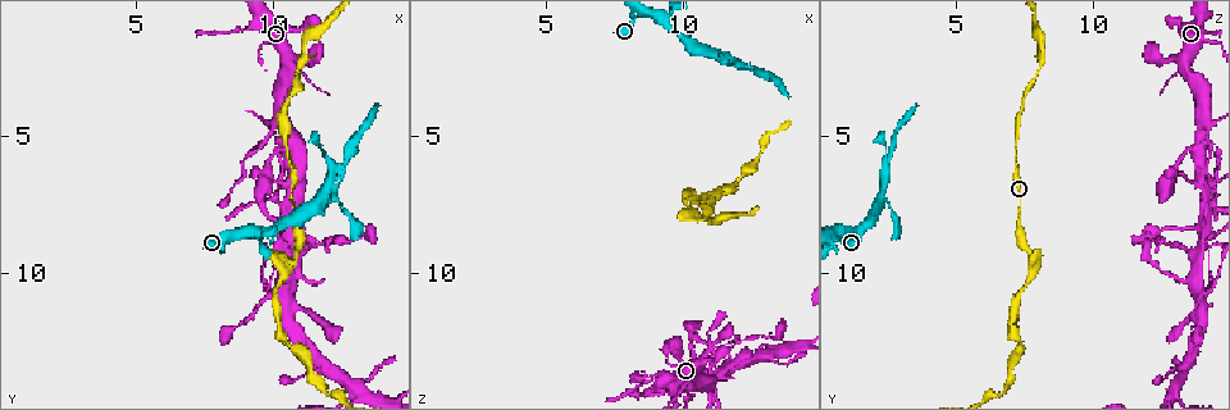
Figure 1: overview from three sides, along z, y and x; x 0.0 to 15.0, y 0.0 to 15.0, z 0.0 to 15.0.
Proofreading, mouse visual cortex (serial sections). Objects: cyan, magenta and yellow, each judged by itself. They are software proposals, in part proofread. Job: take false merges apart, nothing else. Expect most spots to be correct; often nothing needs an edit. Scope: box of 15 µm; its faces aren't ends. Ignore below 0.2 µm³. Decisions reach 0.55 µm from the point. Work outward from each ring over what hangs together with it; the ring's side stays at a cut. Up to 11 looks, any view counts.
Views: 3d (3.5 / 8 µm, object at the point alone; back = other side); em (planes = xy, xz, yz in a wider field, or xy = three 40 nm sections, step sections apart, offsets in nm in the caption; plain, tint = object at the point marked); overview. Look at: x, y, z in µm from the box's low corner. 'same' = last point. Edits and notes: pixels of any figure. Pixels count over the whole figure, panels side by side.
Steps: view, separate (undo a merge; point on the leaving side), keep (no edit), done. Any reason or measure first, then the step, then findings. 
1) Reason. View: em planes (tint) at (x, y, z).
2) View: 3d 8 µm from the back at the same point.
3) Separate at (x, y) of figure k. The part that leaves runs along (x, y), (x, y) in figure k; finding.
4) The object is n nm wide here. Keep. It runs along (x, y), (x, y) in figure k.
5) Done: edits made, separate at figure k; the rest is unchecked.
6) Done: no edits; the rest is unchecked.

Small branch off a trunk. View: 3d 3.5 µm at (10.9, 6.7, 14.2).

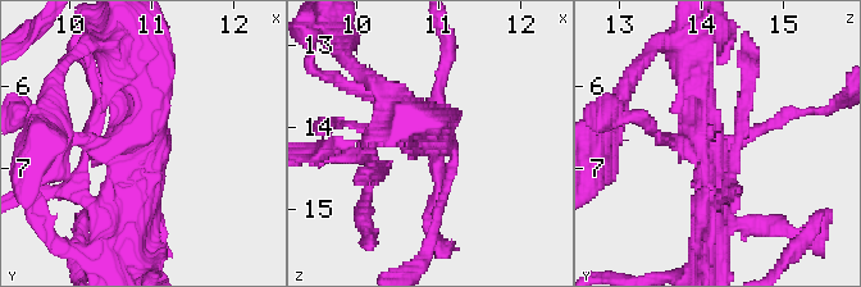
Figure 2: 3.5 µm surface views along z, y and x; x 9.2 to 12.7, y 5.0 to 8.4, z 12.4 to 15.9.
Need the tissue. View: em planes (tint) at (10.95, 6.65, 14.10).

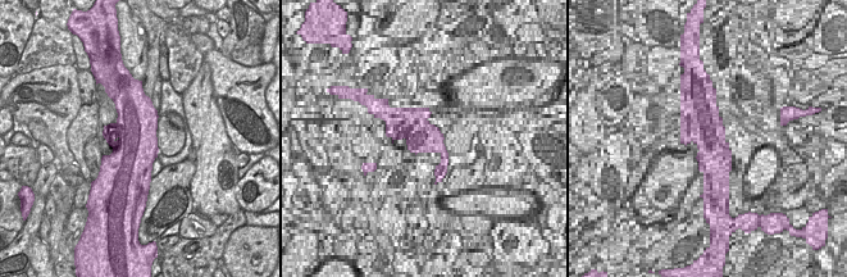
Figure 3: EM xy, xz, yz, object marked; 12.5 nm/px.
Keep. It runs along (692, 64), (713, 150), (709, 222) in figure 2; one cell here.

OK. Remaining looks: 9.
Four or more arms meet. View: em planes (tint) at (10.8, 8.8, 14.1).

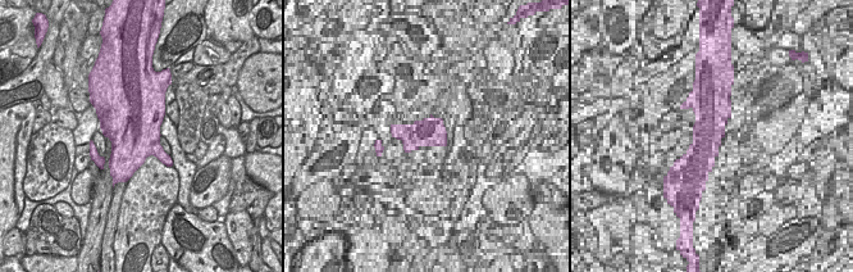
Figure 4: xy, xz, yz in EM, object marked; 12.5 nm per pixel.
Wider look. View: 3d 3.5 µm from the back at the same point.

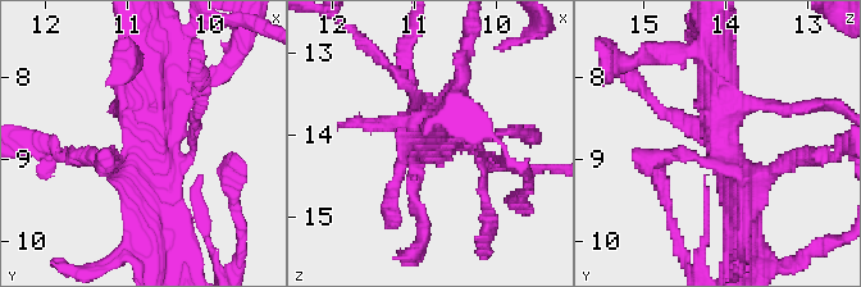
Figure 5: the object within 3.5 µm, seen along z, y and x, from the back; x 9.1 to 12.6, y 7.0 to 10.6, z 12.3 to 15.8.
Keep. It runs along (718, 62), (720, 136), (747, 227) in figure 5; continuous, no second cell.

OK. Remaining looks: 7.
Thin arm on a thick one. View: 3d 3.5 µm at (10.5, 11.1, 14.0).

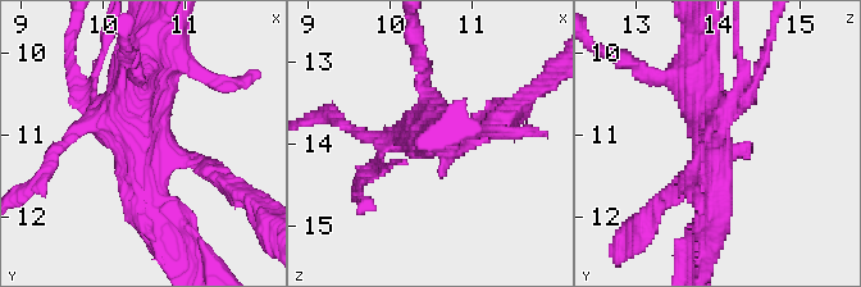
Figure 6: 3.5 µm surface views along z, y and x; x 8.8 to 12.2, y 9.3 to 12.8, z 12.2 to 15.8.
View: em xy step 2 (tint) at (10.40, 11.20, 13.95).

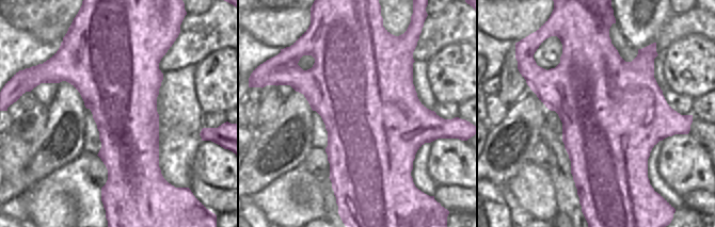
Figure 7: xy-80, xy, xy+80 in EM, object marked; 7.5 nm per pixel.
The object is 750 nm wide here. Keep. It runs along (142, 65), (139, 180), (181, 223) in figure 6; all the same cell.

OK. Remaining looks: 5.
Four or more arms meet. View: 3d 3.5 µm at (12.9, 14.3, 13.0).

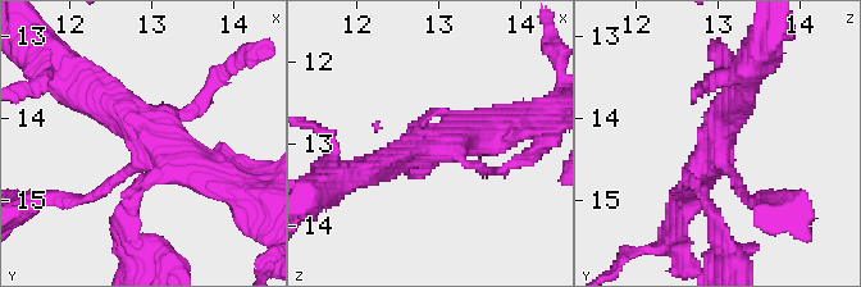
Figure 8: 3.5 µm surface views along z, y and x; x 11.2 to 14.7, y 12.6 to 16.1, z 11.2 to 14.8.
Shape alone is not enough. View: em xy step 2 (tint) at (13.00, 14.35, 13.00).

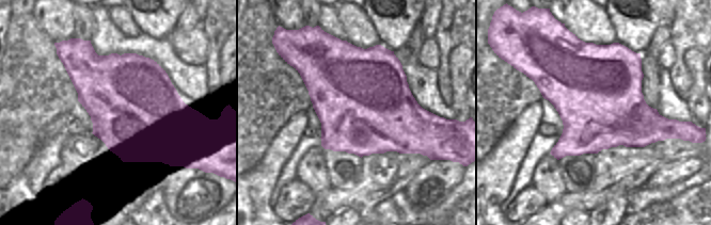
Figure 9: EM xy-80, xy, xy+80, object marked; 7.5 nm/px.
Keep. It runs along (91, 98), (224, 177) in figure 8; continuous, no second cell.

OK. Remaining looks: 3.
Done: no edits; the rest is unchecked.

